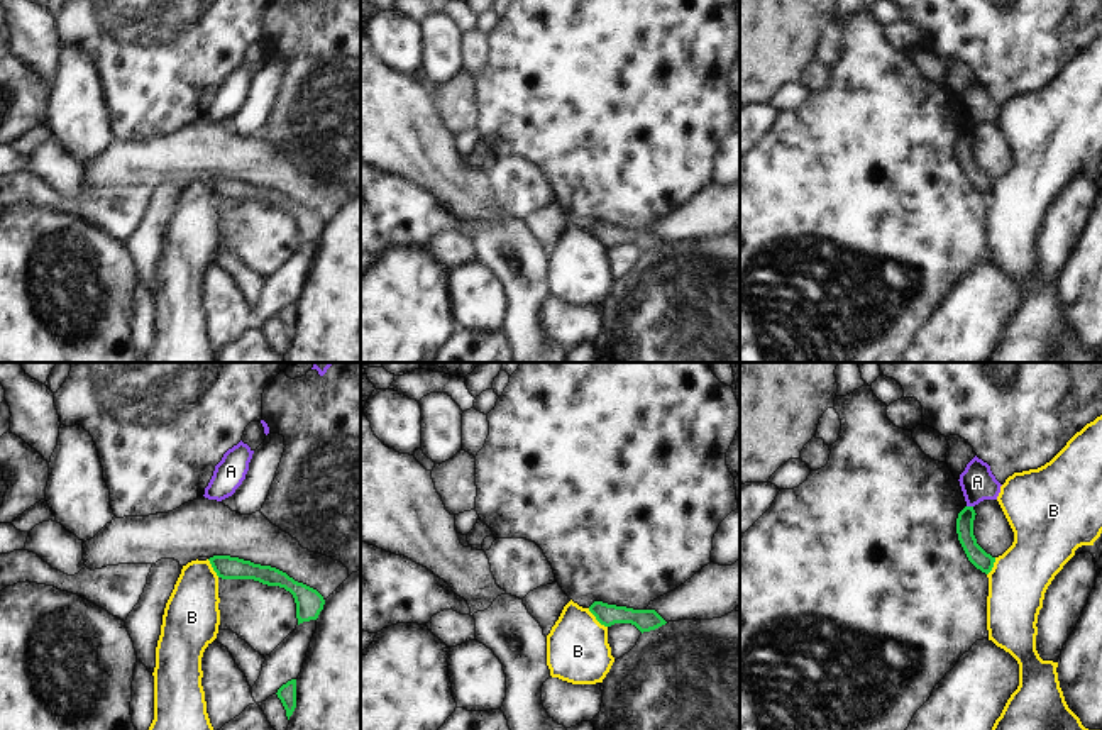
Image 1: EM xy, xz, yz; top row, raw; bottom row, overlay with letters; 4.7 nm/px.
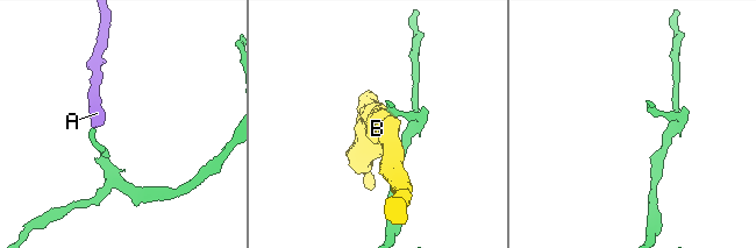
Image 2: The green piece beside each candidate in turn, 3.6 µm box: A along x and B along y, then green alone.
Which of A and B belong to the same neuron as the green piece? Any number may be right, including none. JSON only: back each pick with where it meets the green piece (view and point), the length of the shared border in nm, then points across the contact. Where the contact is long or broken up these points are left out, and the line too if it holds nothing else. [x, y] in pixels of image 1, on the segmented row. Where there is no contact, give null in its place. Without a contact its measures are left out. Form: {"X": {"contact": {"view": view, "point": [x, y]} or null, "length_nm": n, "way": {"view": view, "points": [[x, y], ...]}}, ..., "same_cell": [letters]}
{"same_cell": []}

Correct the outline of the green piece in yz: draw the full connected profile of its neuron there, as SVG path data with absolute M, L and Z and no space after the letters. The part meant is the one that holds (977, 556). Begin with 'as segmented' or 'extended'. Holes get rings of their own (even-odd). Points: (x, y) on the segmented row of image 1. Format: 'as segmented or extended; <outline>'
as segmented; M965 506L956 518L956 534L958 540L968 557L968 561L980 569L982 572L989 574L994 567L995 557L987 554L978 544L973 535L973 520L975 520L973 506Z

